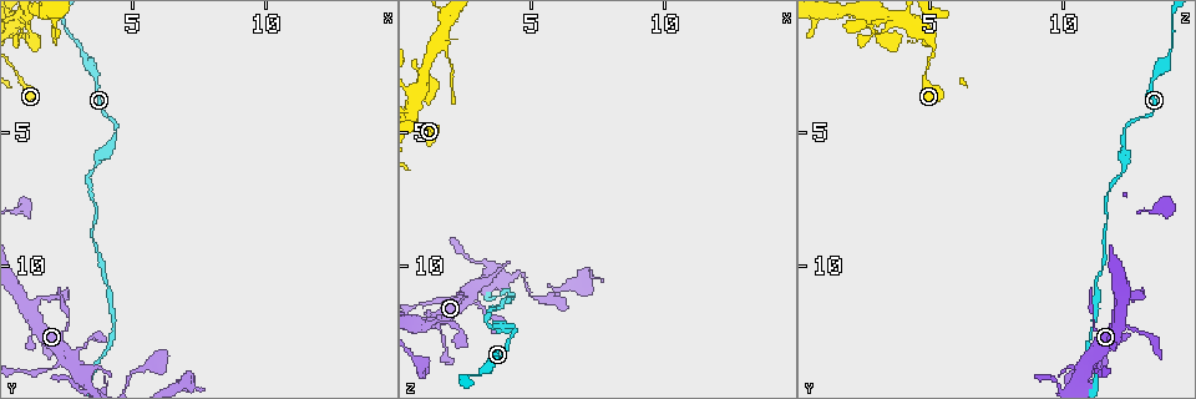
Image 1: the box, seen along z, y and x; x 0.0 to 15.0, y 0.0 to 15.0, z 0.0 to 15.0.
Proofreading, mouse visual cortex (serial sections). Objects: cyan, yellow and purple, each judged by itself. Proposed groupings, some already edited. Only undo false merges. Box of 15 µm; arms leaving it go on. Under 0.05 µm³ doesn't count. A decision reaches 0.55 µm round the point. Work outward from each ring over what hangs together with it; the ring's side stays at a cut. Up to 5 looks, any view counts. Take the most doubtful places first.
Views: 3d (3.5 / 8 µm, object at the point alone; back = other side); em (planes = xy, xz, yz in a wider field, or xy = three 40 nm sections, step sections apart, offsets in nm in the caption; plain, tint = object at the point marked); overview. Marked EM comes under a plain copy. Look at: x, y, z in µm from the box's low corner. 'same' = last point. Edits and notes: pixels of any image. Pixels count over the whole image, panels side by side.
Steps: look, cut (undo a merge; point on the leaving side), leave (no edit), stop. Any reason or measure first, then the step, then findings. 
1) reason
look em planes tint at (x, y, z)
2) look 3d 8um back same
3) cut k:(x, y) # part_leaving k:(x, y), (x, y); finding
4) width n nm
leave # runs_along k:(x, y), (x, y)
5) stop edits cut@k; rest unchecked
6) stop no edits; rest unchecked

four or more arms meet
look 3d 8um back at (2.8, 13.2, 11.2)

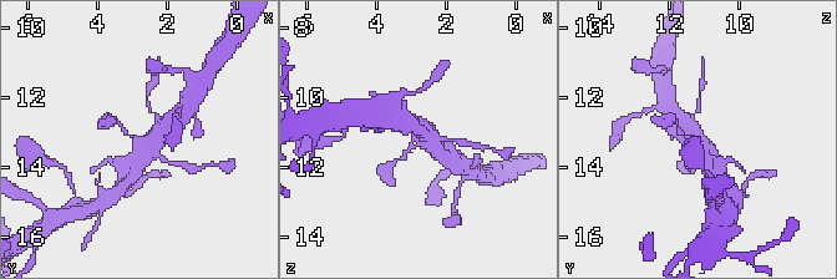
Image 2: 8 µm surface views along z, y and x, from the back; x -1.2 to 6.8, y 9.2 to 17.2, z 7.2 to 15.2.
closer look
look 3d 3.5um at (2.8, 13.2, 11.3)

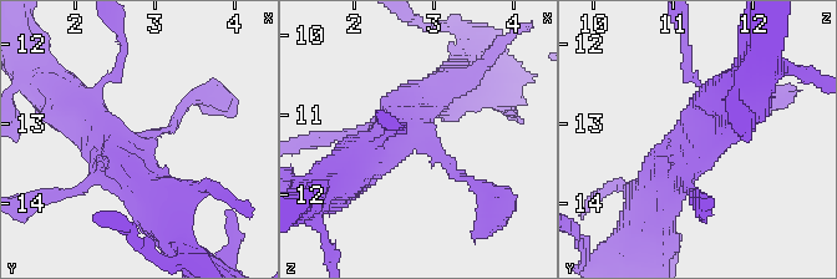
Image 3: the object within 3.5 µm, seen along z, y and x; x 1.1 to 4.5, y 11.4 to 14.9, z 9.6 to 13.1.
arms 4; arm_widths 150, 150, 400, 500 nm; shape alone is not enough
look em planes tint at (2.75, 13.25, 11.30)

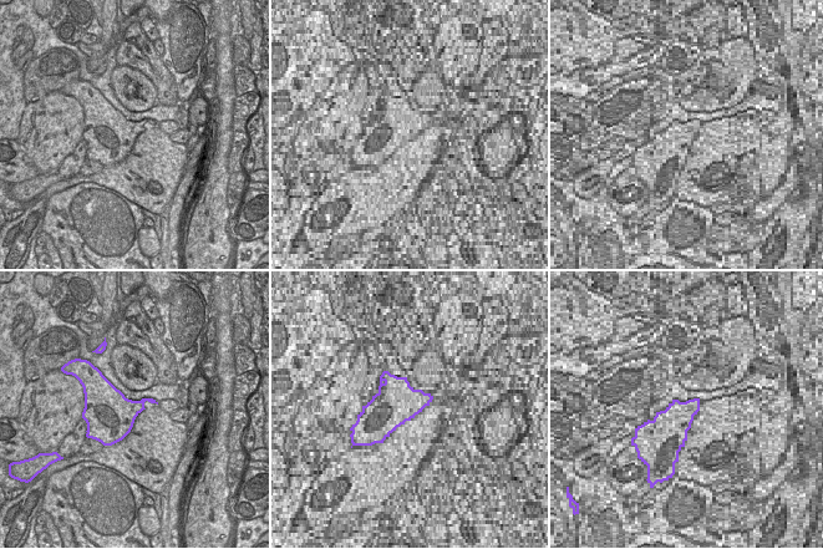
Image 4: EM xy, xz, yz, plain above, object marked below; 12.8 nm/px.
leave # all the same cell

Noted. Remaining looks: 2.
calibre changes
look 3d 3.5um at (4.3, 5.4, 12.3)

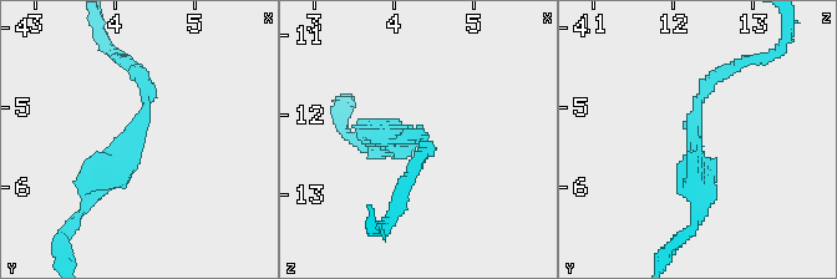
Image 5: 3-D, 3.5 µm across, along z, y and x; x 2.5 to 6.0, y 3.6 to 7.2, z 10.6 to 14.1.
arm_widths 200, 200 nm
look em xy step 5 tint at (4.25, 5.45, 12.30)

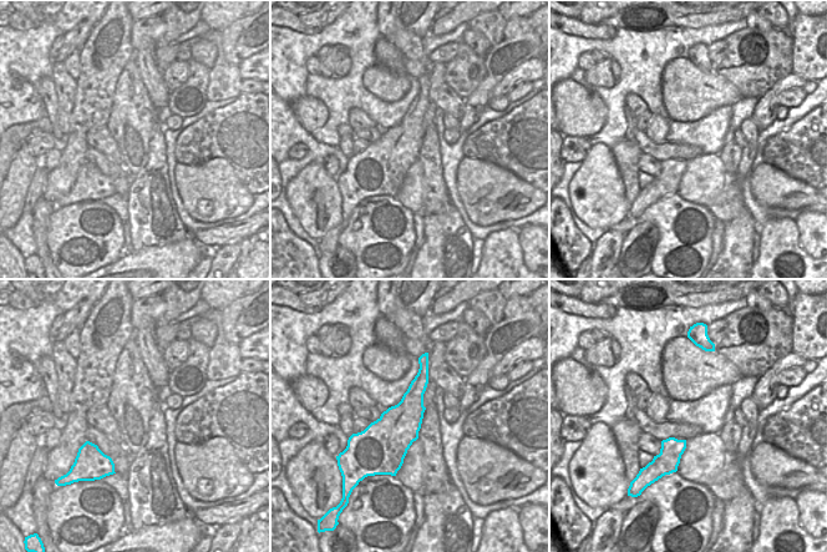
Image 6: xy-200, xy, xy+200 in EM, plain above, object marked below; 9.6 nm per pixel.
leave # runs_along 5:(138, 74), (146, 112), (85, 208); continuous, no second cell

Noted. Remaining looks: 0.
stop no edits; rest unchecked

